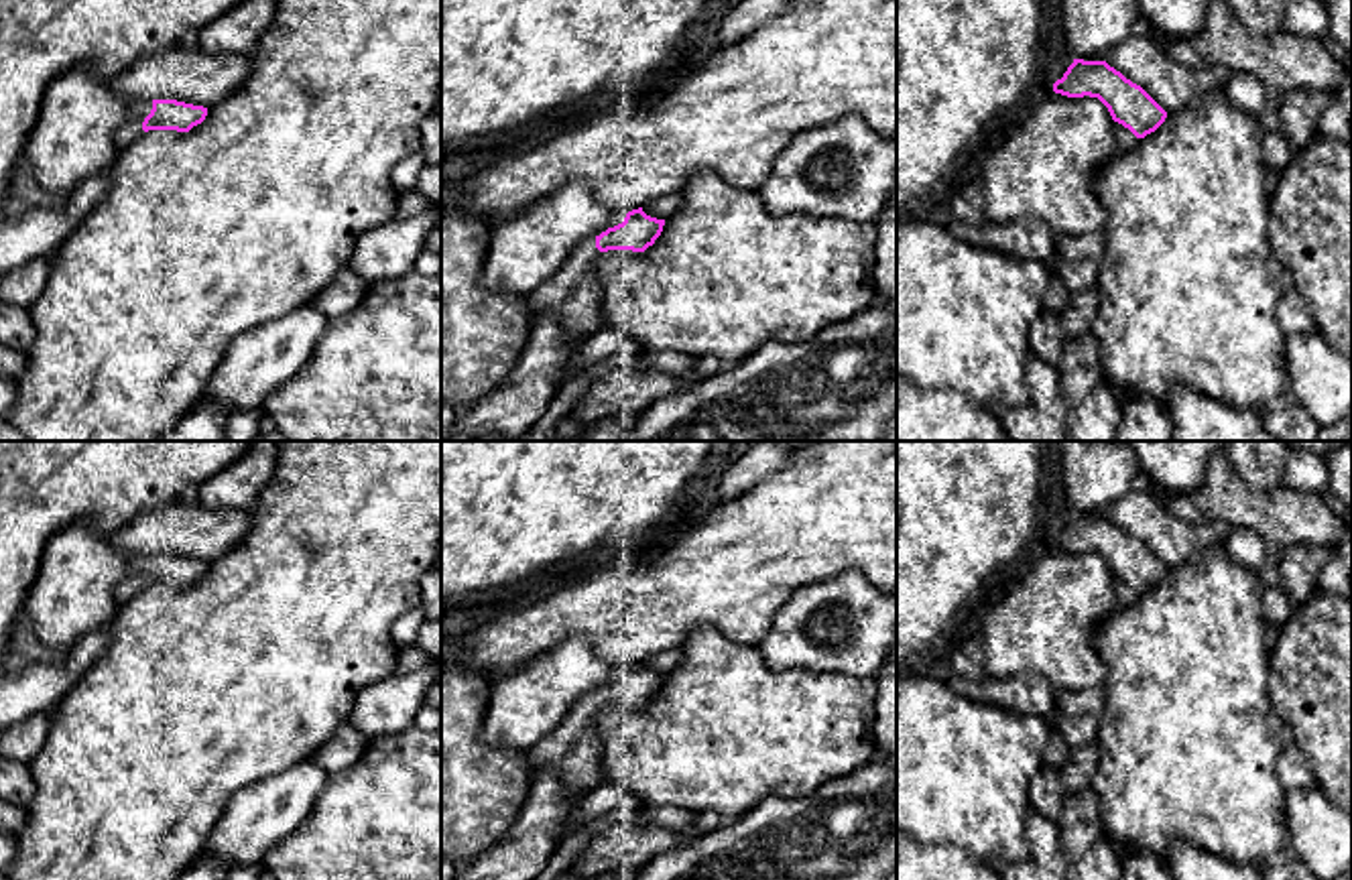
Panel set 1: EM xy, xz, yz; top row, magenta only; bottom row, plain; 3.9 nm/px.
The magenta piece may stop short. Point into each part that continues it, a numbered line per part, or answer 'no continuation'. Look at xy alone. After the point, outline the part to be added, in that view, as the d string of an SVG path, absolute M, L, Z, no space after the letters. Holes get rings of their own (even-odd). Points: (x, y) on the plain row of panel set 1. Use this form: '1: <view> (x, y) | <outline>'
1: xy (141, 563) | M134 555L126 577L116 585L118 604L126 604L134 598L144 585L142 577L152 565L152 555Z

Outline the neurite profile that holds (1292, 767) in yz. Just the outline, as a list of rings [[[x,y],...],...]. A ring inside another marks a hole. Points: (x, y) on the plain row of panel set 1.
[[[1291,734],[1285,738],[1283,750],[1275,762],[1275,772],[1285,791],[1317,787],[1311,764]]]

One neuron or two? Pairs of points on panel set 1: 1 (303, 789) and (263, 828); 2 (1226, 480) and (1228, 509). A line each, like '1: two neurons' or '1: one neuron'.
1: one neuron
2: one neuron

